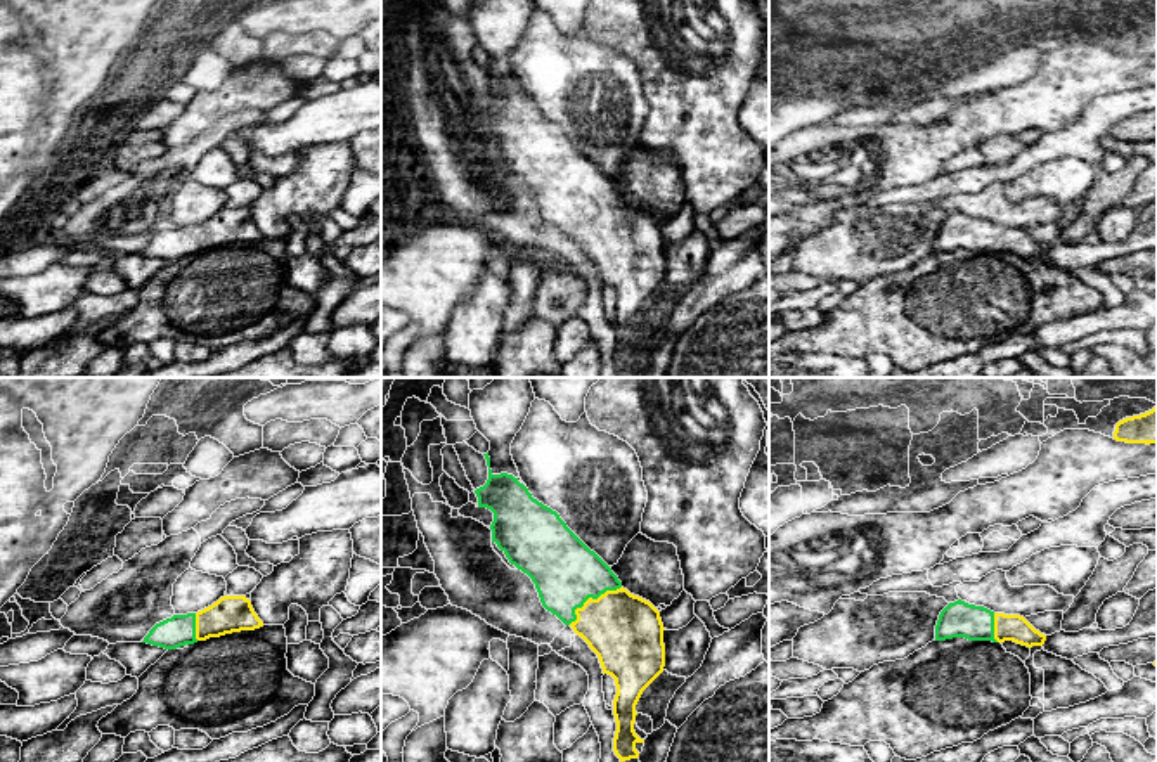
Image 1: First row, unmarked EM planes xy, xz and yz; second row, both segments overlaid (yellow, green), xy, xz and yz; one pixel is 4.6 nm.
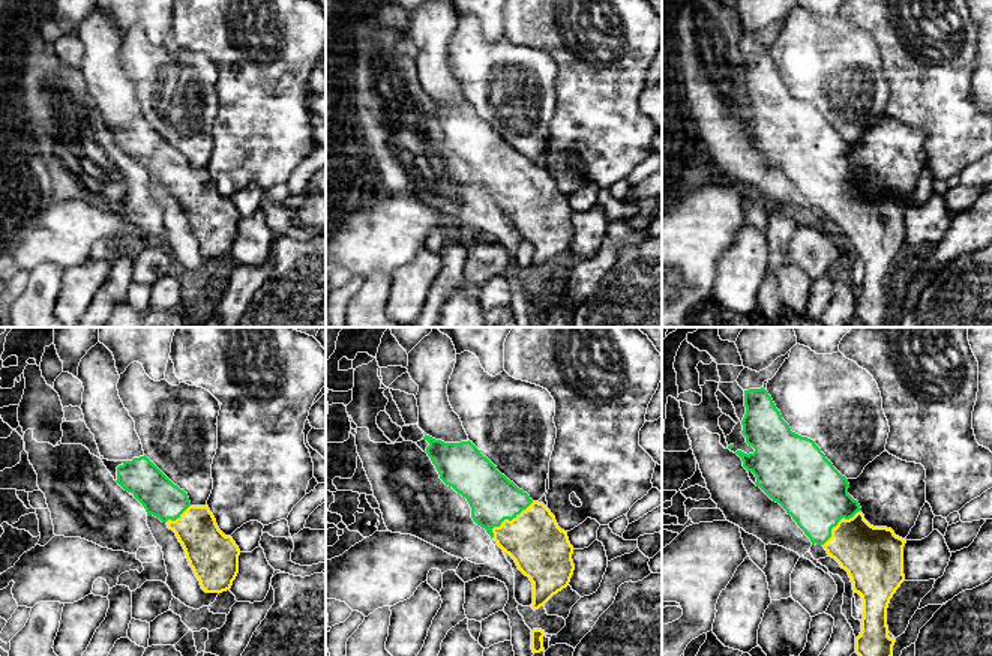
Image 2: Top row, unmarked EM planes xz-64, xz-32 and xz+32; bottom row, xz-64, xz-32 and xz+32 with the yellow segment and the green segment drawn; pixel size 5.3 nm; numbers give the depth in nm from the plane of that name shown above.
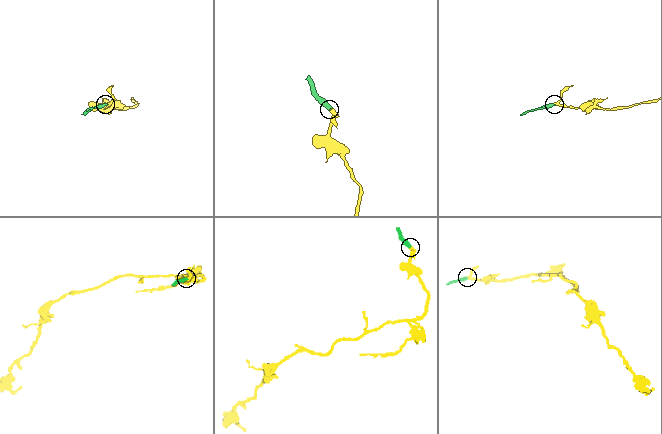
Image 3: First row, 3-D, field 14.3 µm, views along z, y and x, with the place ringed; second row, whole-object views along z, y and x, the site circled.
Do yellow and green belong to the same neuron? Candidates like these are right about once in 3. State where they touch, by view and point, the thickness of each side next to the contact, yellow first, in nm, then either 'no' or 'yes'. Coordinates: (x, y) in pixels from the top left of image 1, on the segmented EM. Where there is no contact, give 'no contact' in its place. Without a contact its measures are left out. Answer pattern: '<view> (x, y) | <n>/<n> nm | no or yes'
xz (589, 598) | 340/300 nm | yes

